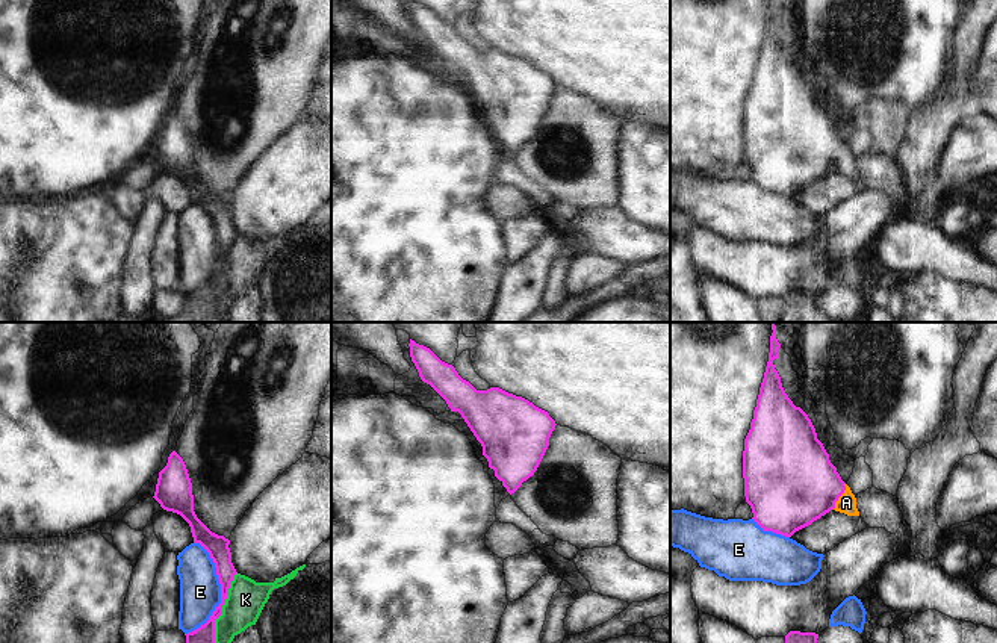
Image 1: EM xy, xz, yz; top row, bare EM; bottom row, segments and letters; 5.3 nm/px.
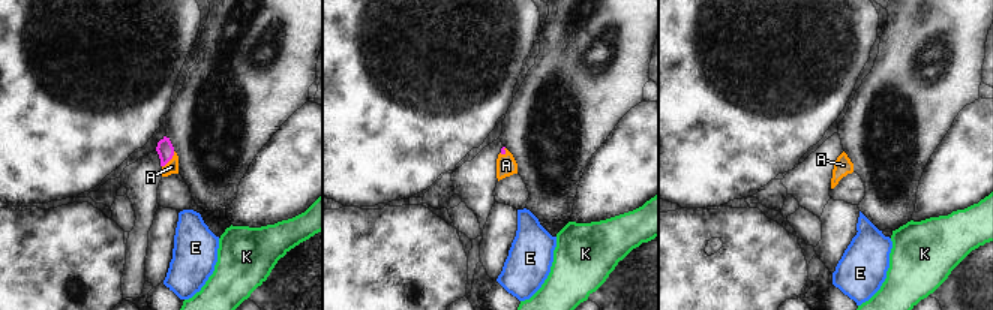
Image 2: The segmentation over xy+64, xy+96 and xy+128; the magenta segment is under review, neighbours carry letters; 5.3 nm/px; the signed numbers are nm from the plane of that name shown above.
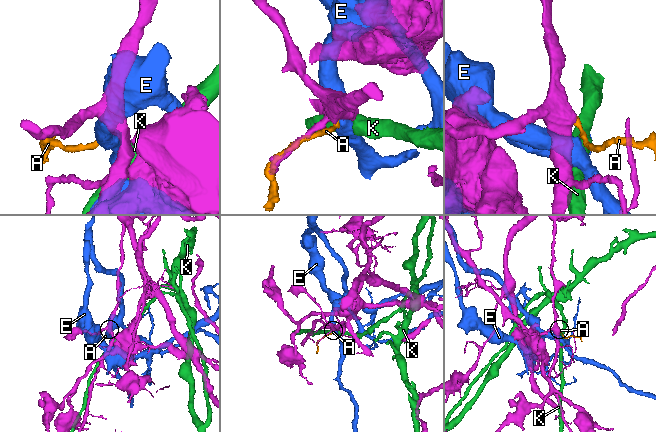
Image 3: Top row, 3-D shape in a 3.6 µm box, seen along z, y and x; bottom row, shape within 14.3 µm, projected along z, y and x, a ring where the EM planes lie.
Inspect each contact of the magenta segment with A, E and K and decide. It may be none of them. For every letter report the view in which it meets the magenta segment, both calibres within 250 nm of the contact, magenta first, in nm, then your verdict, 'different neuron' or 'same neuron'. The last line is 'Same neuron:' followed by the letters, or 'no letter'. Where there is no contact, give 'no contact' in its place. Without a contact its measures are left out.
A: meets magenta in yz; 440 nm thick on the magenta side, 100 nm on the other; same neuron
E: meets magenta in xy; 120 nm thick on the magenta side, 220 nm on the other; different neuron
K: meets magenta in xy; 200 nm thick on the magenta side, 200 nm on the other; different neuron
Same neuron: A

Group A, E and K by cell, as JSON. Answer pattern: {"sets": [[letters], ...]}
{"sets": [["A"], ["E"], ["K"]]}

